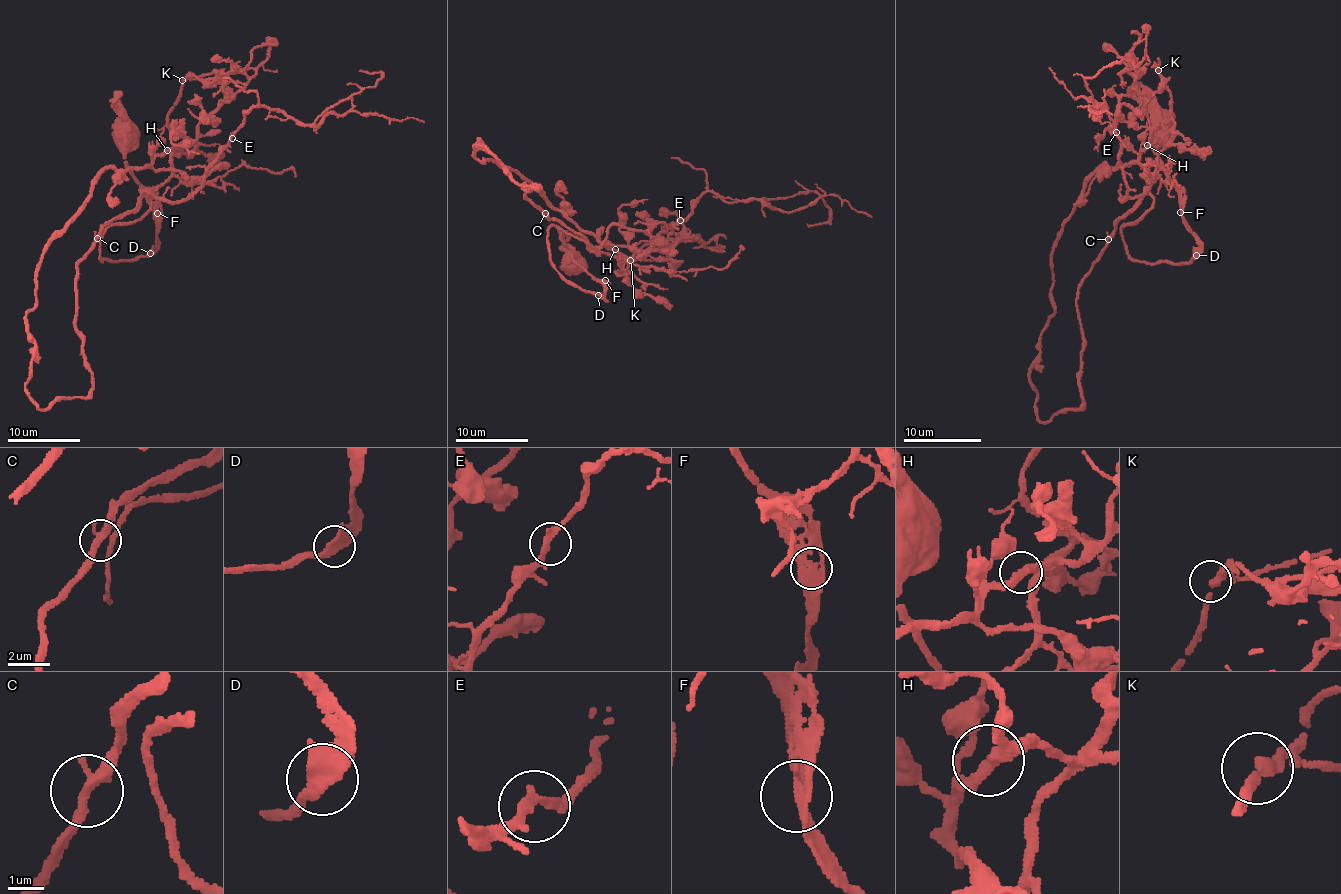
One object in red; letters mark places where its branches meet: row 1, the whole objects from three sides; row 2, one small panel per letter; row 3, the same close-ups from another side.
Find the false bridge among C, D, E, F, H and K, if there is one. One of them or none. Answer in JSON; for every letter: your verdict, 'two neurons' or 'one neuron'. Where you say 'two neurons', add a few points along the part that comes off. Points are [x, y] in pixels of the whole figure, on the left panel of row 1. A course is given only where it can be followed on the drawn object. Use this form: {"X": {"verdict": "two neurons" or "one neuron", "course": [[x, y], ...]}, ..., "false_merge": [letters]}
{"C": {"verdict": "one neuron"}, "D": {"verdict": "one neuron"}, "E": {"verdict": "one neuron"}, "F": {"verdict": "one neuron"}, "H": {"verdict": "one neuron"}, "K": {"verdict": "one neuron"}, "false_merge": []}

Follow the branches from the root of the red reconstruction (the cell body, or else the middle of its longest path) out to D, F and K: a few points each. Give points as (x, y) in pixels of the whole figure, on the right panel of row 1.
D: (1160, 128), (1156, 157), (1178, 192), (1182, 218), (1197, 245), (1195, 255)
F: (1160, 128), (1156, 157), (1178, 192), (1180, 212)
K: (1160, 128), (1156, 157), (1197, 245), (1188, 262), (1139, 262), (1121, 233), (1153, 204), (1172, 140), (1158, 70)

